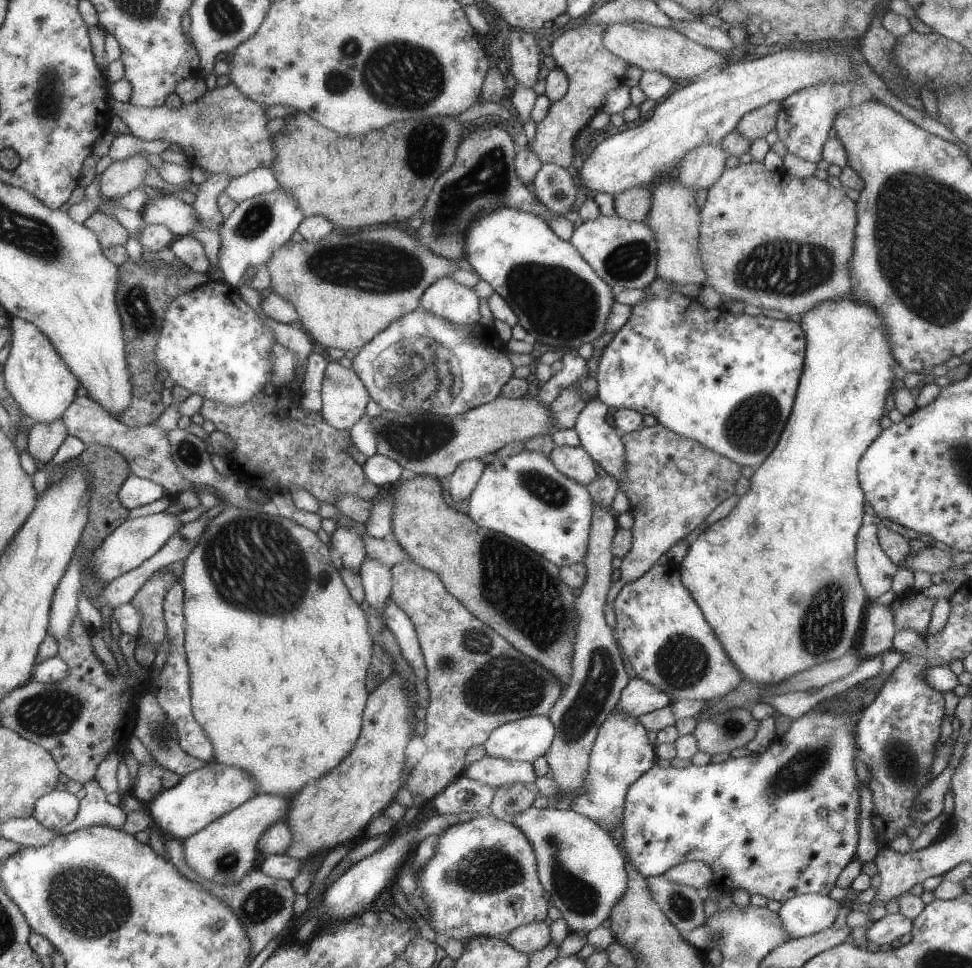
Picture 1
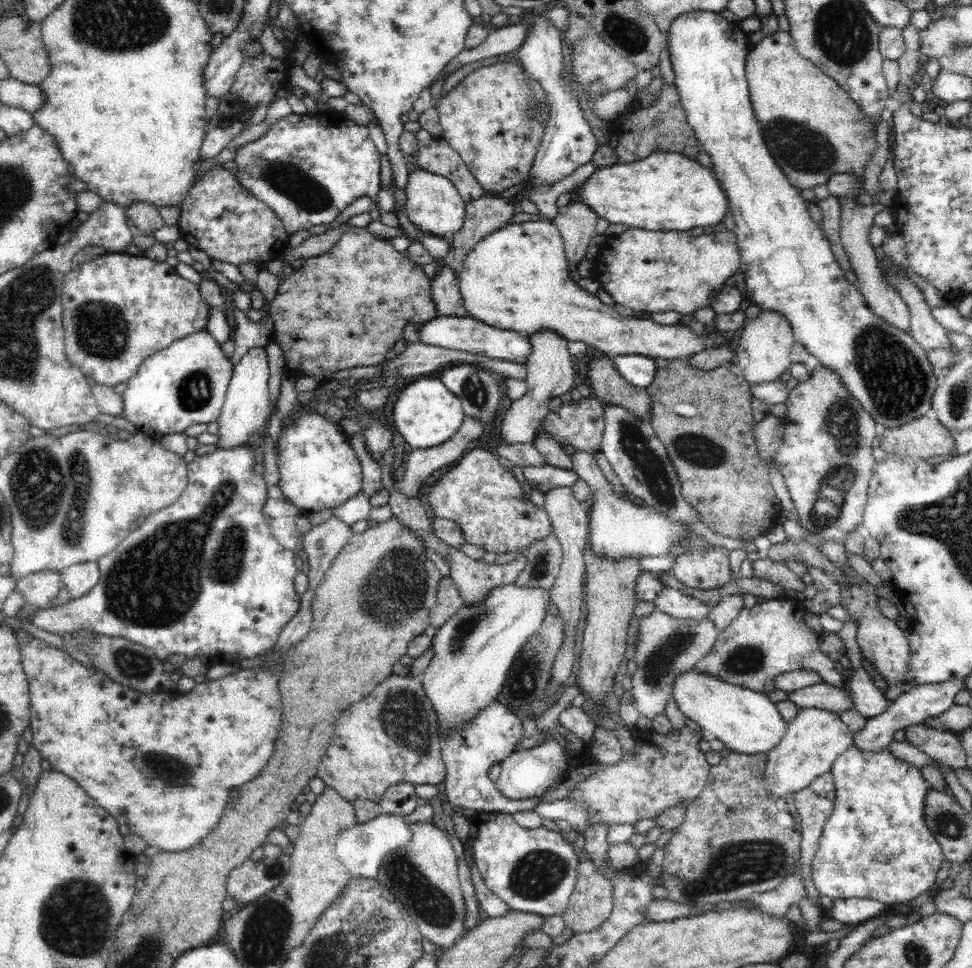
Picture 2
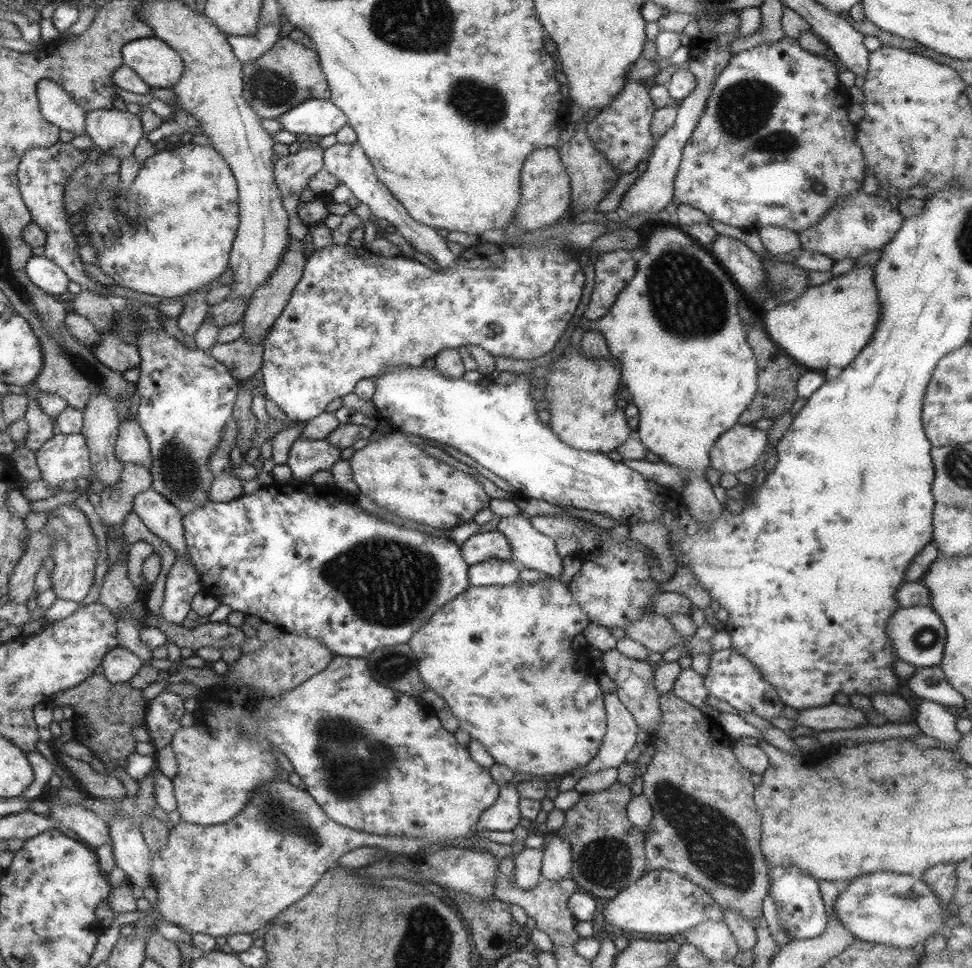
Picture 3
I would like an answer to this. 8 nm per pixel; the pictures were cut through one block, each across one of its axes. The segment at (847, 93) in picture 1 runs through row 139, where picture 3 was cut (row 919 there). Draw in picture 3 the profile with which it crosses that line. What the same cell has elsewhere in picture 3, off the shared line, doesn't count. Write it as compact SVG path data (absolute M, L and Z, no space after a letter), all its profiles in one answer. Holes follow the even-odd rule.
M795 868L777 872L771 882L769 896L773 898L777 908L777 916L779 916L777 922L787 930L791 940L815 940L827 930L825 908L821 902L821 894L817 890L817 880L813 876L803 874L801 870Z

